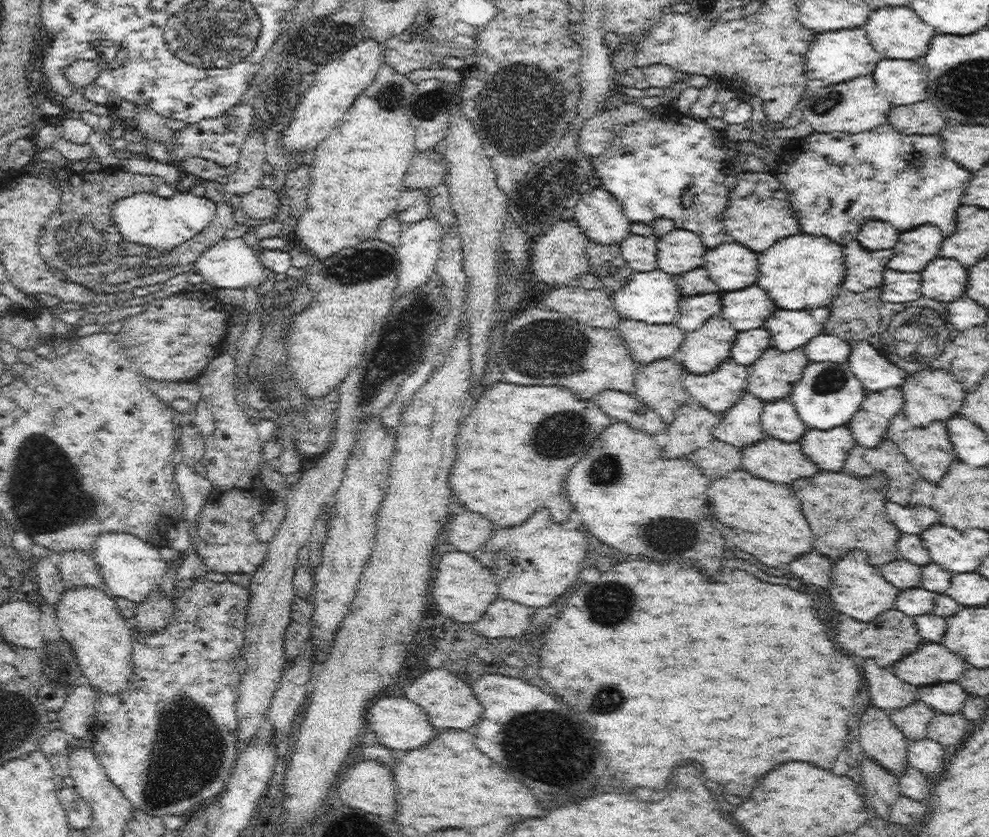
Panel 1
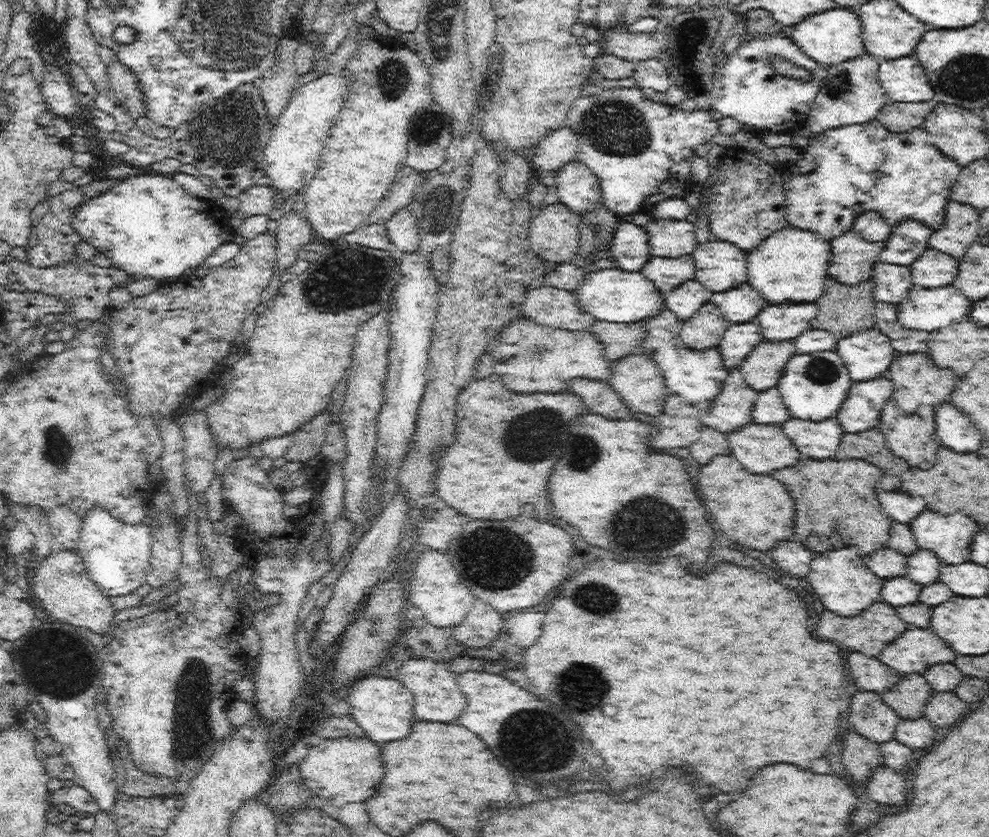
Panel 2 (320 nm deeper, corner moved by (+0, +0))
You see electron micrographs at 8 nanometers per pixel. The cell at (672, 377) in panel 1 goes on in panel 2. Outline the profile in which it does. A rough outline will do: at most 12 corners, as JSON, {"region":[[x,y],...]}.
{"region":[[645,352],[617,361],[609,383],[632,410],[659,418],[670,394]]}

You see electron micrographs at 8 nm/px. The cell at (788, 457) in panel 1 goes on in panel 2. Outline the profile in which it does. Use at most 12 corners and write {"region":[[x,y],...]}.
{"region":[[752,422],[727,433],[748,472],[792,468],[800,451],[780,425]]}

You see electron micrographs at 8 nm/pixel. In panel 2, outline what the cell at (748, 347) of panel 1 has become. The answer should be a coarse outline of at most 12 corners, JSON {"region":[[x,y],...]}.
{"region":[[754,322],[731,324],[718,346],[736,369],[764,339]]}

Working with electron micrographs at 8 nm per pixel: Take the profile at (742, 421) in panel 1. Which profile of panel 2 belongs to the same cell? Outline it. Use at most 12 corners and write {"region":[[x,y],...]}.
{"region":[[732,369],[701,424],[735,433],[753,422],[758,395]]}

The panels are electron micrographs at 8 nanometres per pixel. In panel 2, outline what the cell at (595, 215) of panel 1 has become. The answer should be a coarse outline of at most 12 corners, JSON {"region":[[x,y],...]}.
{"region":[[577,160],[559,171],[559,201],[581,217],[604,204],[600,180]]}

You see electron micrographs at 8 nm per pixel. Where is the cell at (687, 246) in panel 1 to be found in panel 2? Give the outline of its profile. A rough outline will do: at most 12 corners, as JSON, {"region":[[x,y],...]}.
{"region":[[694,218],[650,221],[651,256],[678,258],[699,246]]}

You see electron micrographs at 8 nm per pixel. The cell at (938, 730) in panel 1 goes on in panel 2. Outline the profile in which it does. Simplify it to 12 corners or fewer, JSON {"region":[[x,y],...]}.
{"region":[[933,693],[923,717],[936,728],[966,714],[955,693]]}

